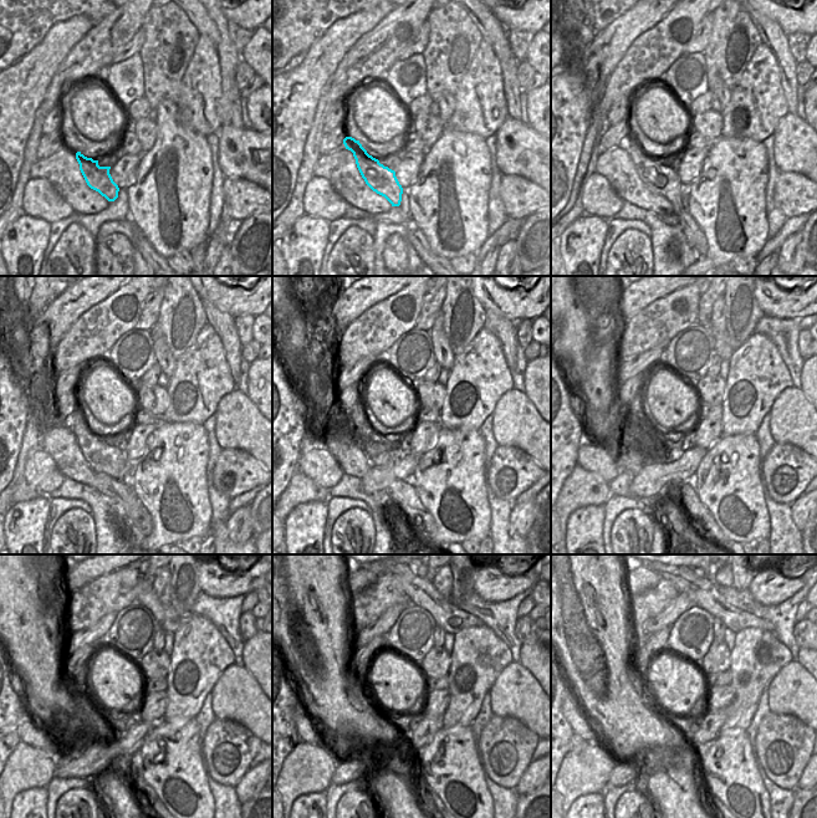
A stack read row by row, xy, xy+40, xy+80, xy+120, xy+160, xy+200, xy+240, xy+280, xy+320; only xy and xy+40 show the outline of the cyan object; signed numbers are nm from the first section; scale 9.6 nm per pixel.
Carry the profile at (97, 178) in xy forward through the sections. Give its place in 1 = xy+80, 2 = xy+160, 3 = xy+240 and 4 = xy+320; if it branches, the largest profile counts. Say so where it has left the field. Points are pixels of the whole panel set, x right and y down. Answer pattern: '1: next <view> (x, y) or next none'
1: next xy+80 (659, 179)
2: next xy+160 (381, 450)
3: next xy+240 (118, 719)
4: next xy+320 (684, 724)

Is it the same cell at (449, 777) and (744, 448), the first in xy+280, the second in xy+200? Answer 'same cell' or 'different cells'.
same cell

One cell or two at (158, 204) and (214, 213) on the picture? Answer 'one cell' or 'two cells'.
two cells

